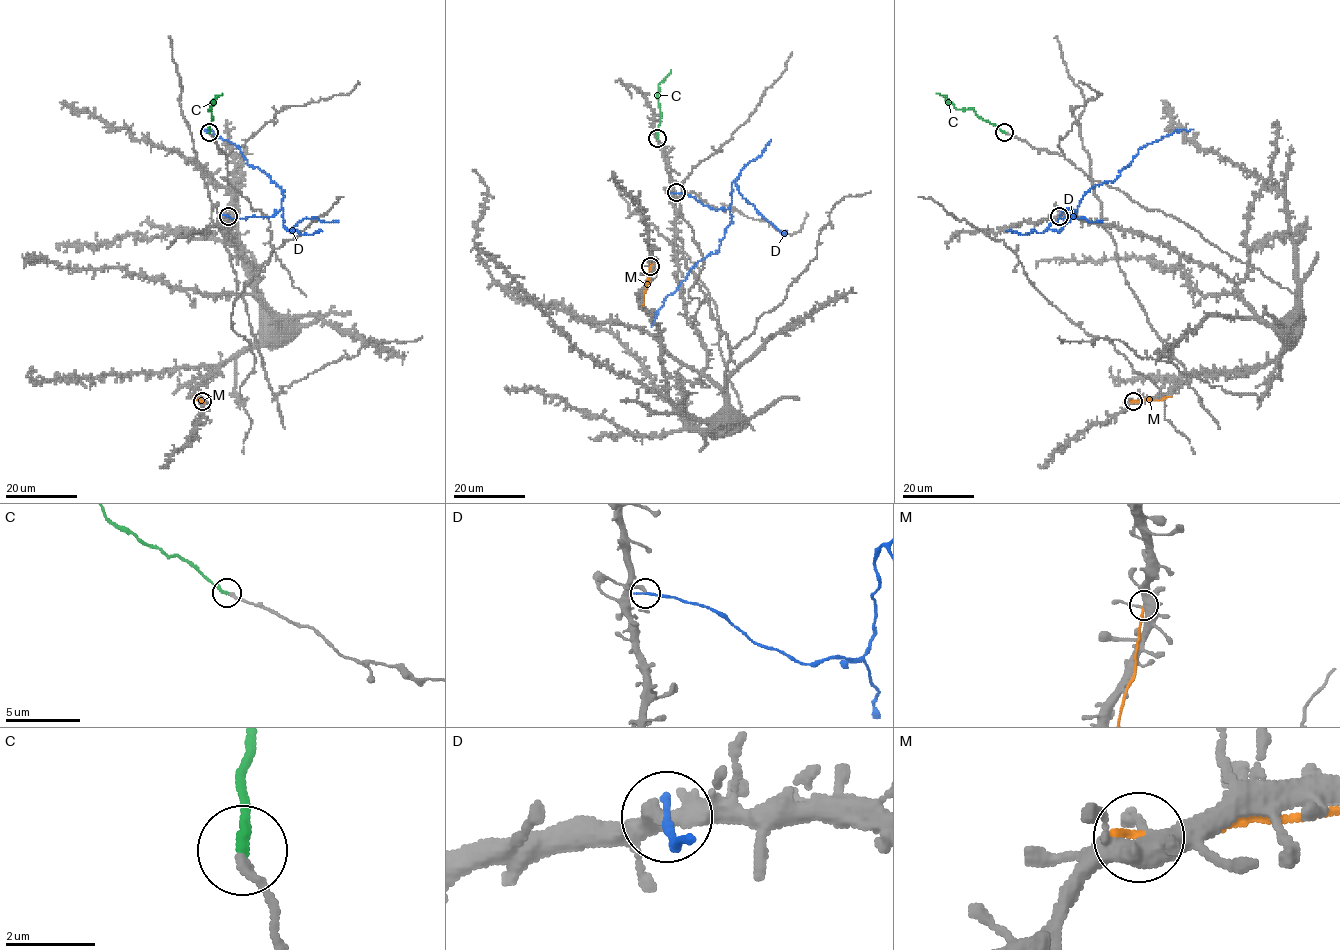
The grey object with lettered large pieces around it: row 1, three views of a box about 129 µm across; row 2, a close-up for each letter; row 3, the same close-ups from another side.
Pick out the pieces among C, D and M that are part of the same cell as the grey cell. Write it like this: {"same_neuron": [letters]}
{"same_neuron": ["C"]}

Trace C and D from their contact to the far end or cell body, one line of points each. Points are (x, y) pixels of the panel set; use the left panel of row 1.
C: (209, 132), (212, 118), (208, 109), (222, 93)
D: (228, 216), (272, 216), (281, 206), (282, 190), (267, 174), (249, 166), (238, 148), (203, 128)

